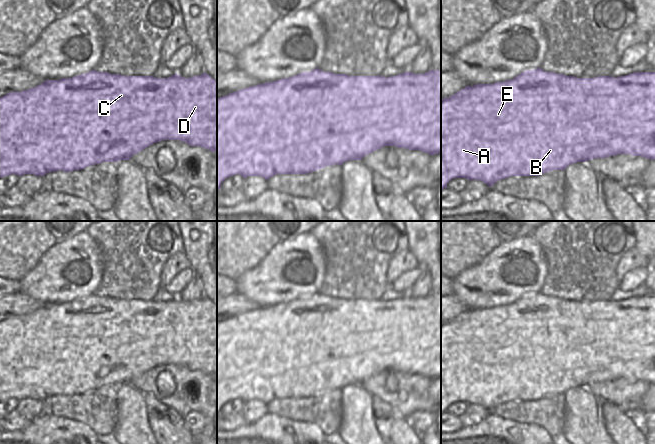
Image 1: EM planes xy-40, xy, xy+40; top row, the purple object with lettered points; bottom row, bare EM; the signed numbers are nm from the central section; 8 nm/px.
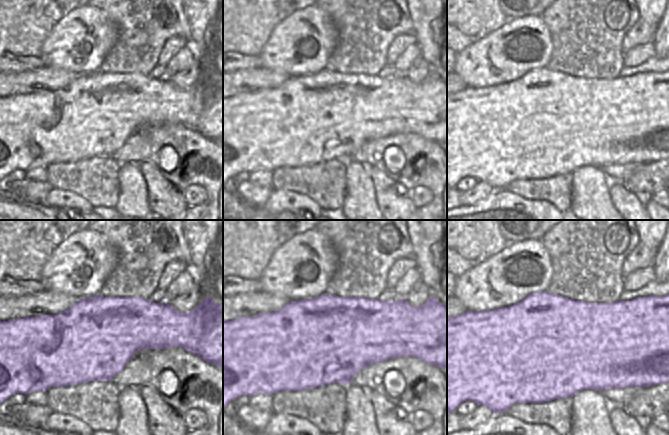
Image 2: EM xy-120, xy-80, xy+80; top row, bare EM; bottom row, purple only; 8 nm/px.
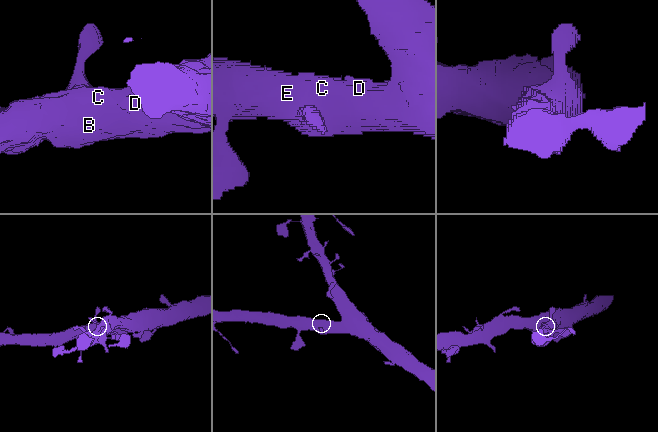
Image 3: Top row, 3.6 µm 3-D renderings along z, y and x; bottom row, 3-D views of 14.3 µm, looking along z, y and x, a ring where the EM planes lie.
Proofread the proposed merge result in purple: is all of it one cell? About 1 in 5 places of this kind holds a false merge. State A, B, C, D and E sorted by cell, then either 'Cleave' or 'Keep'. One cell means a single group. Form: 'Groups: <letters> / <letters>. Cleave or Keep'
Groups: A B C D E. Keep.

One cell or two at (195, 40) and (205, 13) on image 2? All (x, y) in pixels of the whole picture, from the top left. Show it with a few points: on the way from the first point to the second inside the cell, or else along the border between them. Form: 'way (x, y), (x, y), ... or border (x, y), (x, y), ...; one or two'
way (197, 33), (198, 20); one

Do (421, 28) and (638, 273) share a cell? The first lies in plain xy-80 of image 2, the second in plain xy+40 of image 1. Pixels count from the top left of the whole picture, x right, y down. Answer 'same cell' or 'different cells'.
different cells

